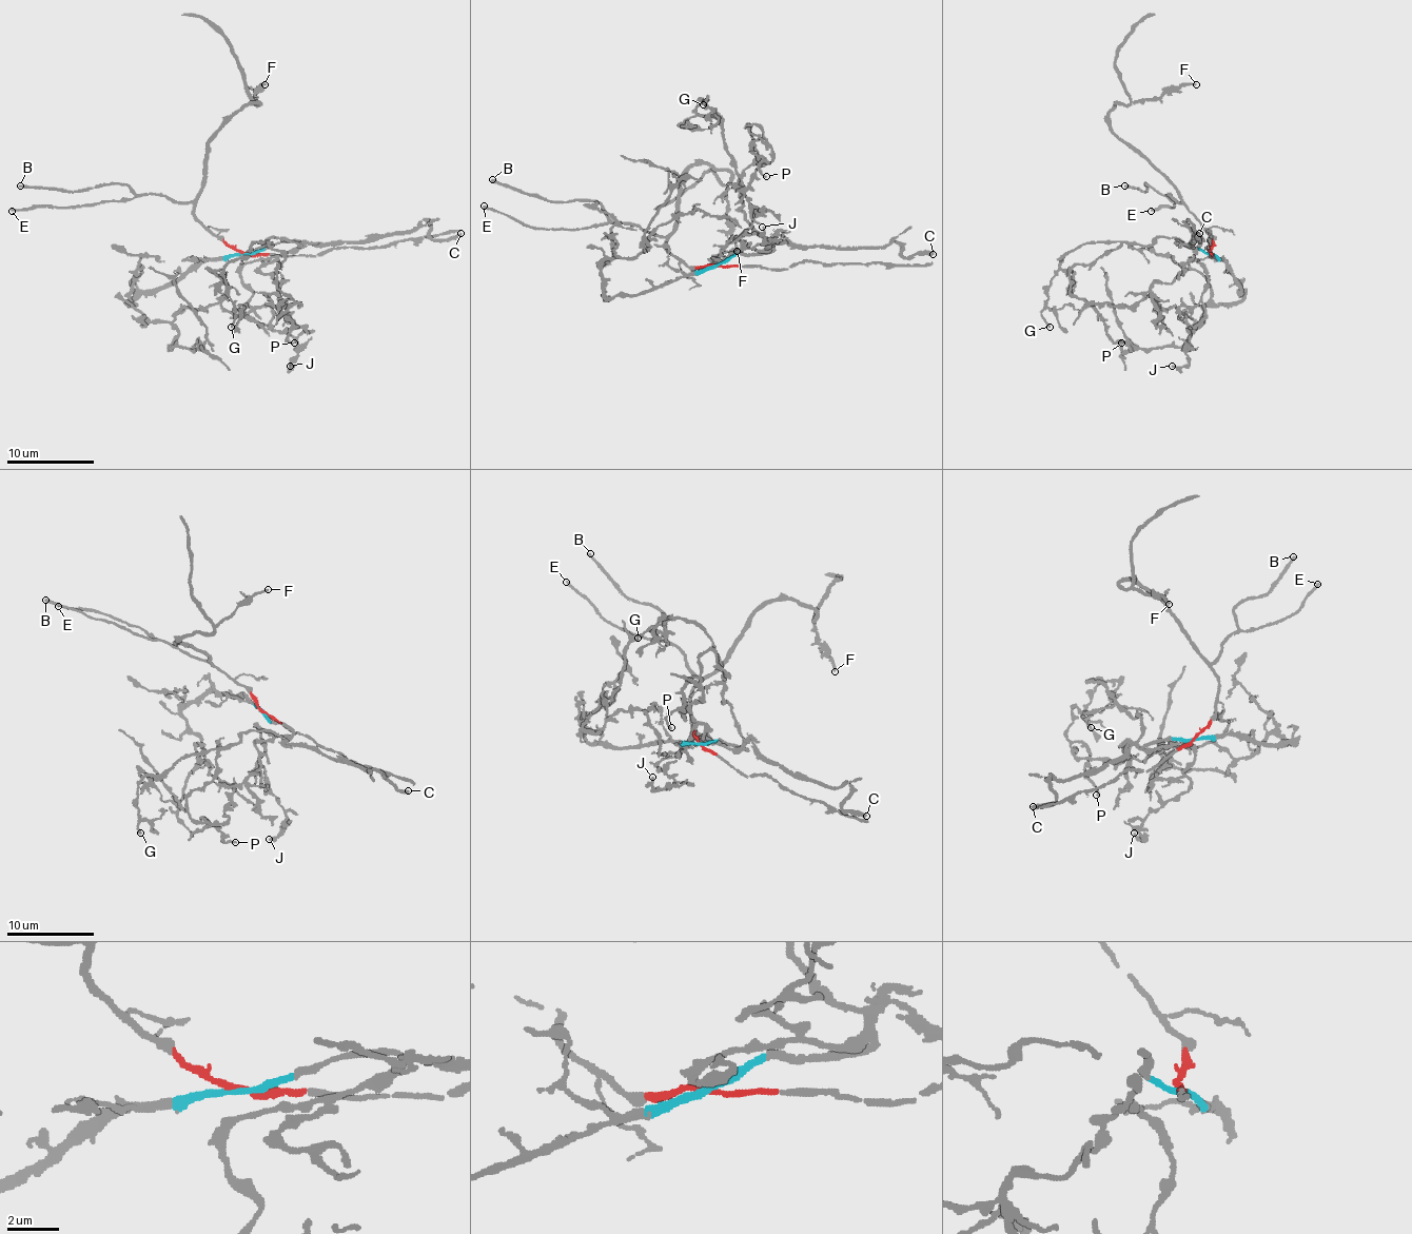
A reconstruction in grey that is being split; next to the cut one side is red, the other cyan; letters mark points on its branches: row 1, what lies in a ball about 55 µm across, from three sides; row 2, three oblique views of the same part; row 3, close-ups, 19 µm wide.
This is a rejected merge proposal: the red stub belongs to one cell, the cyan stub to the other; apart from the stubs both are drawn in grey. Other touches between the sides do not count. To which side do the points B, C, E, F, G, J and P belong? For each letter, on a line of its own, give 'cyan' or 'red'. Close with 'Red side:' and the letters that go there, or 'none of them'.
B: red
C: cyan
E: red
F: red
G: cyan
J: cyan
P: cyan
Red side: B, E, F

